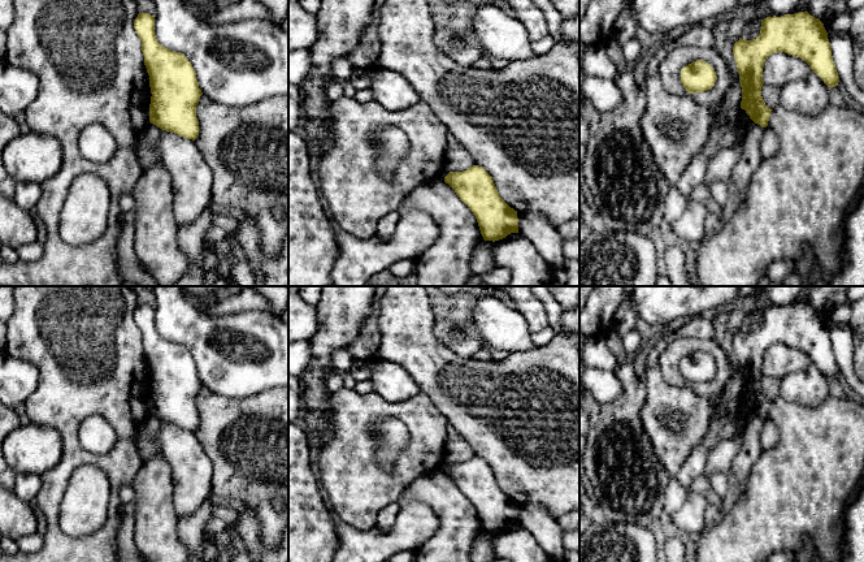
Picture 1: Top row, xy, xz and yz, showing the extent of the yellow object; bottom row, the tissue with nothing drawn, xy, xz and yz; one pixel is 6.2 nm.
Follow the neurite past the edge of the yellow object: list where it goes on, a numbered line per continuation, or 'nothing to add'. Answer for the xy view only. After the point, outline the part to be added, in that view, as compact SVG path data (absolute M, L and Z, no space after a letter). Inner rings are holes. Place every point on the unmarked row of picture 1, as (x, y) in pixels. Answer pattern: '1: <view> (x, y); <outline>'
nothing to add

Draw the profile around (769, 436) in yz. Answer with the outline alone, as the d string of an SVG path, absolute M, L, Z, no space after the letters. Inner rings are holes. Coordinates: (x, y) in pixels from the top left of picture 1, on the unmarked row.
M765 419L764 427L760 433L760 444L763 450L773 449L780 441L780 431L776 424Z

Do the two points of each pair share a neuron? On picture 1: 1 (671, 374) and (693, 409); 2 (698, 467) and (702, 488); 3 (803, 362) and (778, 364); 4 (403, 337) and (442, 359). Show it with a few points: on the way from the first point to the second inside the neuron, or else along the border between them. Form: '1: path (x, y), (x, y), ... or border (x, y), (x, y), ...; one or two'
1: border (659, 362), (661, 376), (668, 383), (686, 384); two
2: border (703, 474), (686, 488); two
3: path (797, 362), (785, 362); one
4: path (412, 345), (426, 359), (433, 359); one

